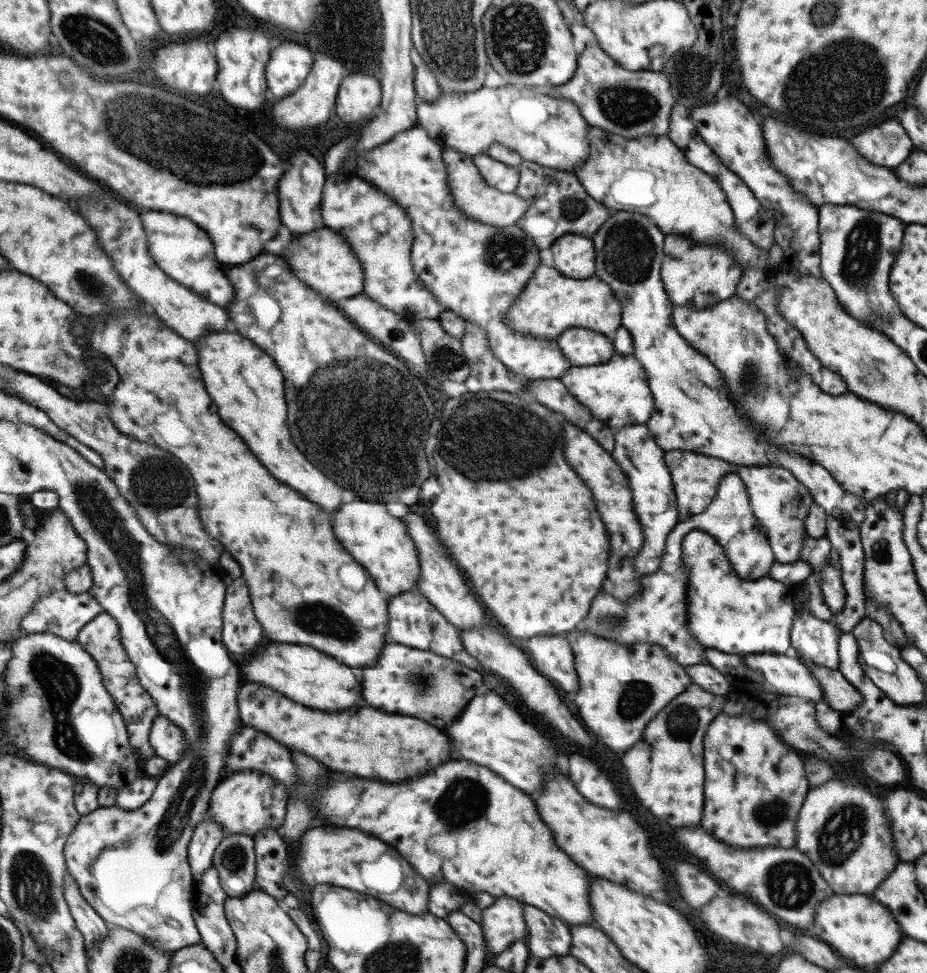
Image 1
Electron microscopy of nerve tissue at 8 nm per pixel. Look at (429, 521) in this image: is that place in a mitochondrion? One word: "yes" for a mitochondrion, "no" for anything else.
no

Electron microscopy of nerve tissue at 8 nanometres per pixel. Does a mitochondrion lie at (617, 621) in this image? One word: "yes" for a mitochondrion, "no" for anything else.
yes

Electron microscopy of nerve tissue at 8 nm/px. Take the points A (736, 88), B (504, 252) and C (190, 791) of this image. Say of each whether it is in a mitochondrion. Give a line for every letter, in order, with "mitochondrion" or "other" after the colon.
A: other
B: mitochondrion
C: mitochondrion

